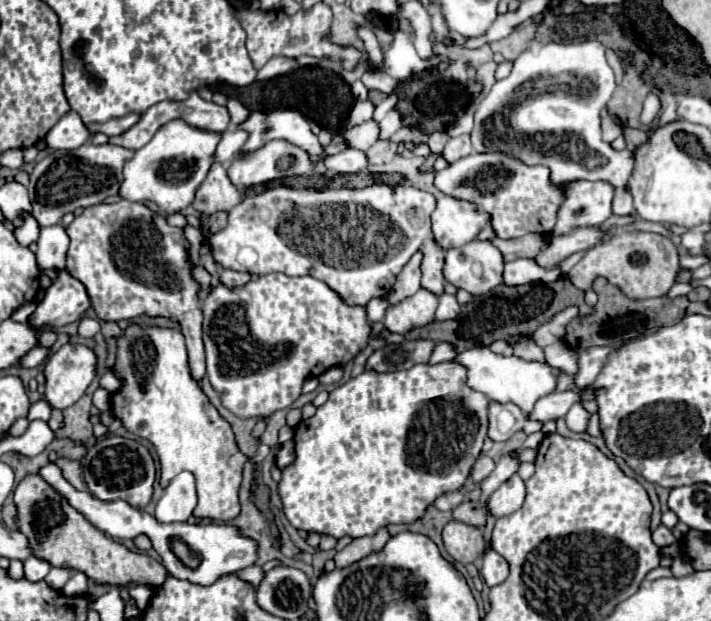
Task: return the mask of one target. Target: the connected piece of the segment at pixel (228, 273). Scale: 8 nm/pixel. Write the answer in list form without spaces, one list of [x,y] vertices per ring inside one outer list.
[[[221,269],[221,283],[227,287],[241,287],[251,279],[249,273],[233,271],[233,269]]]

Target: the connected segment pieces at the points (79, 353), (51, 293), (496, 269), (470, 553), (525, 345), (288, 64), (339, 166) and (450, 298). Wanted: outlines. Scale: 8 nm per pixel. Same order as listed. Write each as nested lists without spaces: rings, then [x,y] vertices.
[[[65,343],[57,353],[53,353],[47,363],[45,363],[45,381],[47,381],[47,389],[45,389],[45,397],[49,401],[49,405],[53,409],[65,409],[71,407],[83,393],[85,389],[91,385],[91,381],[97,375],[97,355],[91,347],[87,347],[85,343]]]
[[[61,271],[53,285],[47,289],[45,299],[37,303],[37,309],[29,315],[29,325],[41,327],[63,327],[79,319],[91,307],[89,295],[81,281]]]
[[[471,241],[463,247],[449,249],[445,255],[445,269],[443,275],[449,283],[457,285],[459,289],[465,289],[473,295],[485,295],[493,287],[503,283],[503,257],[497,247],[493,247],[489,241]]]
[[[449,521],[445,525],[443,543],[447,553],[463,565],[473,563],[477,557],[481,557],[489,549],[489,545],[485,543],[483,531],[479,527],[473,527],[461,521]]]
[[[525,337],[525,341],[519,341],[517,345],[513,345],[513,353],[517,357],[529,359],[529,361],[545,361],[543,353],[541,353],[541,347],[537,347],[535,341],[529,339],[529,337]]]
[[[273,57],[265,67],[259,69],[257,73],[257,81],[267,81],[269,77],[277,77],[283,75],[287,71],[291,71],[295,67],[293,59],[285,59],[285,57]]]
[[[345,149],[337,155],[331,155],[325,159],[325,165],[331,173],[341,173],[341,175],[347,175],[347,173],[359,173],[367,167],[367,155],[359,149]]]
[[[443,293],[443,295],[439,297],[439,307],[437,307],[435,317],[437,317],[439,321],[447,321],[447,319],[457,317],[459,311],[461,311],[461,307],[459,307],[455,295],[447,295],[447,293]]]

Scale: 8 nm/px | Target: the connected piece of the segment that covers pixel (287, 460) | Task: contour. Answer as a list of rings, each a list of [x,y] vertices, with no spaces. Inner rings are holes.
[[[293,439],[285,441],[285,443],[277,449],[277,453],[275,453],[275,463],[277,463],[277,467],[289,467],[289,465],[295,463],[295,441],[293,441]]]

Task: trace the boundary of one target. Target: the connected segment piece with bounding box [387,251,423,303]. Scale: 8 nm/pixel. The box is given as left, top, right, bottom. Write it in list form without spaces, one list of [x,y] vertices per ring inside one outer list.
[[[417,251],[409,259],[405,269],[401,271],[401,277],[397,277],[397,285],[393,285],[391,293],[387,295],[389,303],[399,303],[421,289],[421,259],[423,259],[421,251]]]

